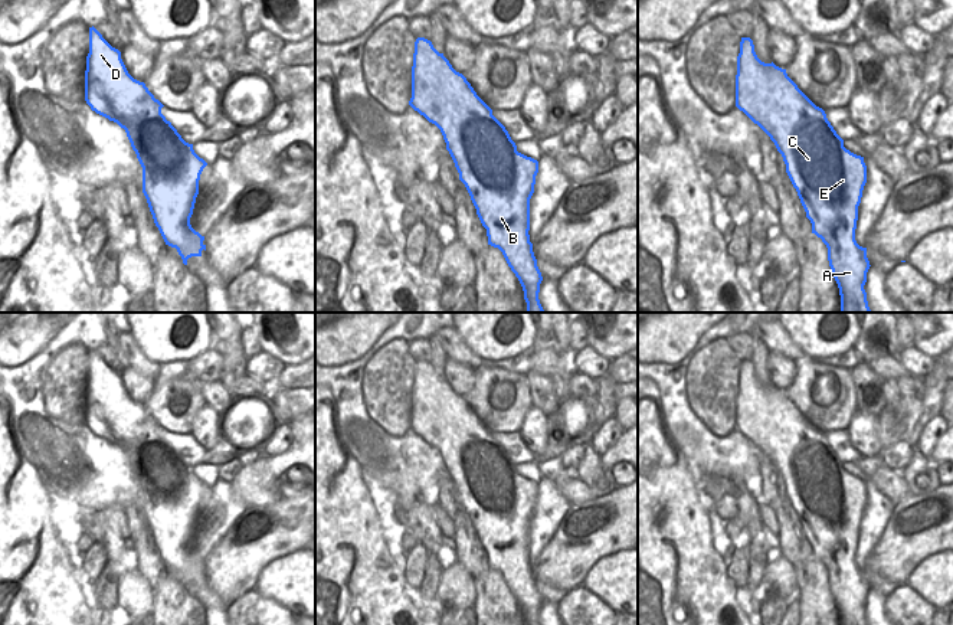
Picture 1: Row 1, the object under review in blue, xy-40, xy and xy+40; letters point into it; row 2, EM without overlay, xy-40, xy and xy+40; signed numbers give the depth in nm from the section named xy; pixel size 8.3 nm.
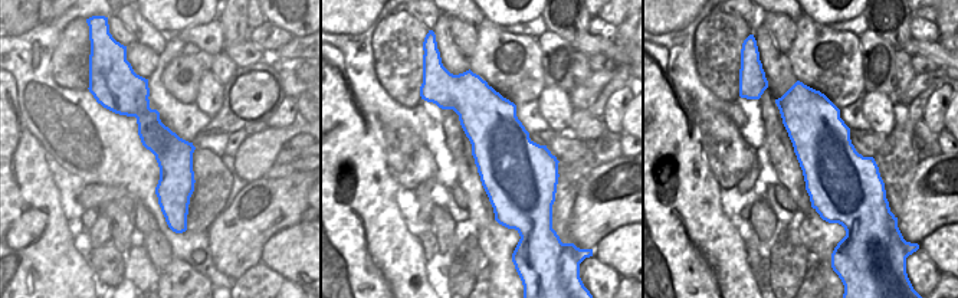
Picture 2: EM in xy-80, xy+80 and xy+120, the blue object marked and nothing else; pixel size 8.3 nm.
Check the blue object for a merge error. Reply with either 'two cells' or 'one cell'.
one cell

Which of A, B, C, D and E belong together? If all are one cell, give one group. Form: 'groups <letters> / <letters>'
groups A B C D E

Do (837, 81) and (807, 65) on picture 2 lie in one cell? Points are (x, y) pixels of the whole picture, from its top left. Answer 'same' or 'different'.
same

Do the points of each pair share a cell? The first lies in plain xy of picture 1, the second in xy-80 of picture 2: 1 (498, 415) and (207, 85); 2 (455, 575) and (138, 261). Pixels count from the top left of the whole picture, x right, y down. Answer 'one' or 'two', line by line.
1: two
2: one

